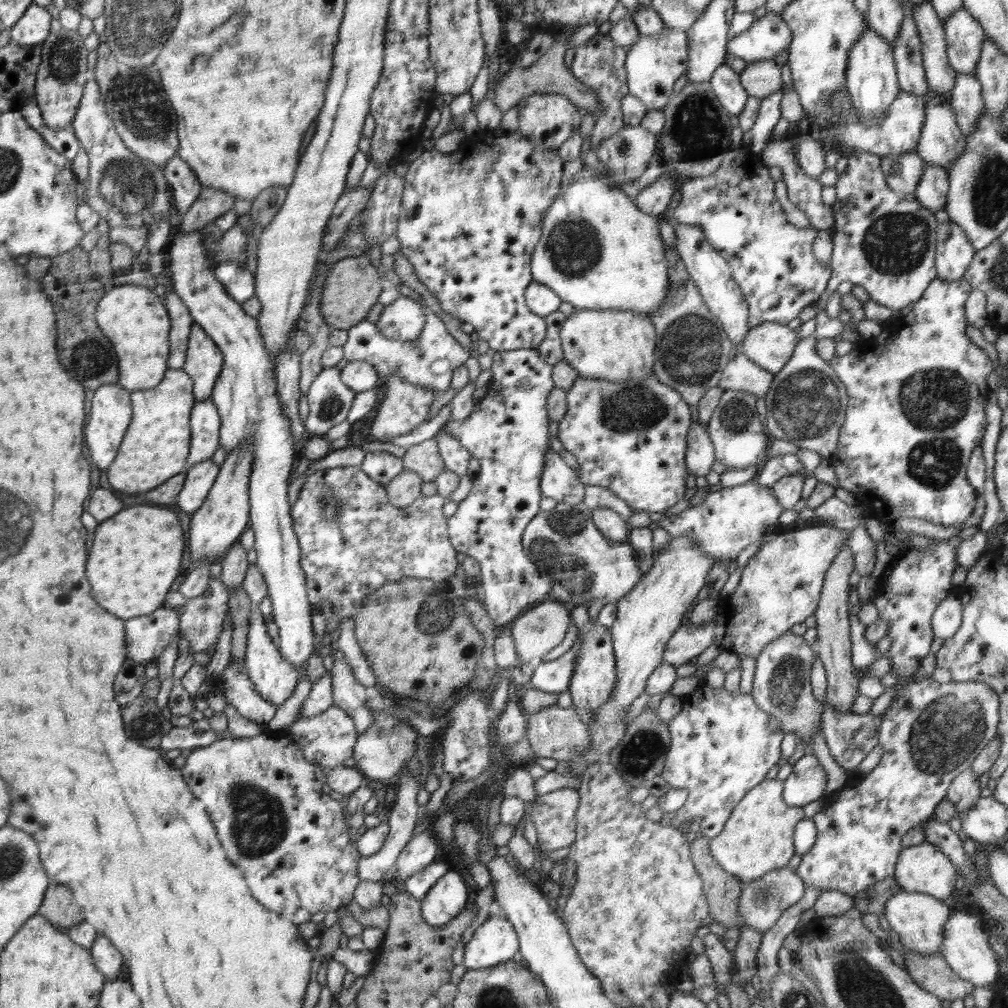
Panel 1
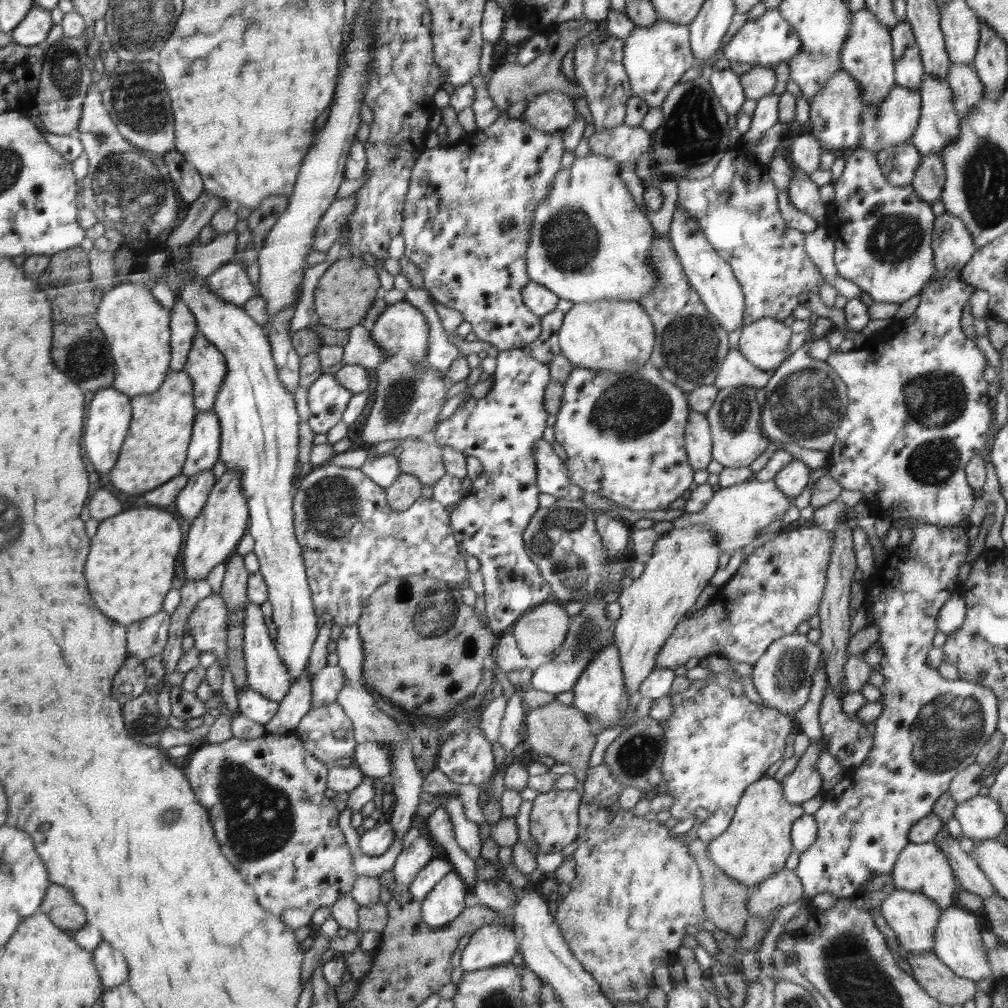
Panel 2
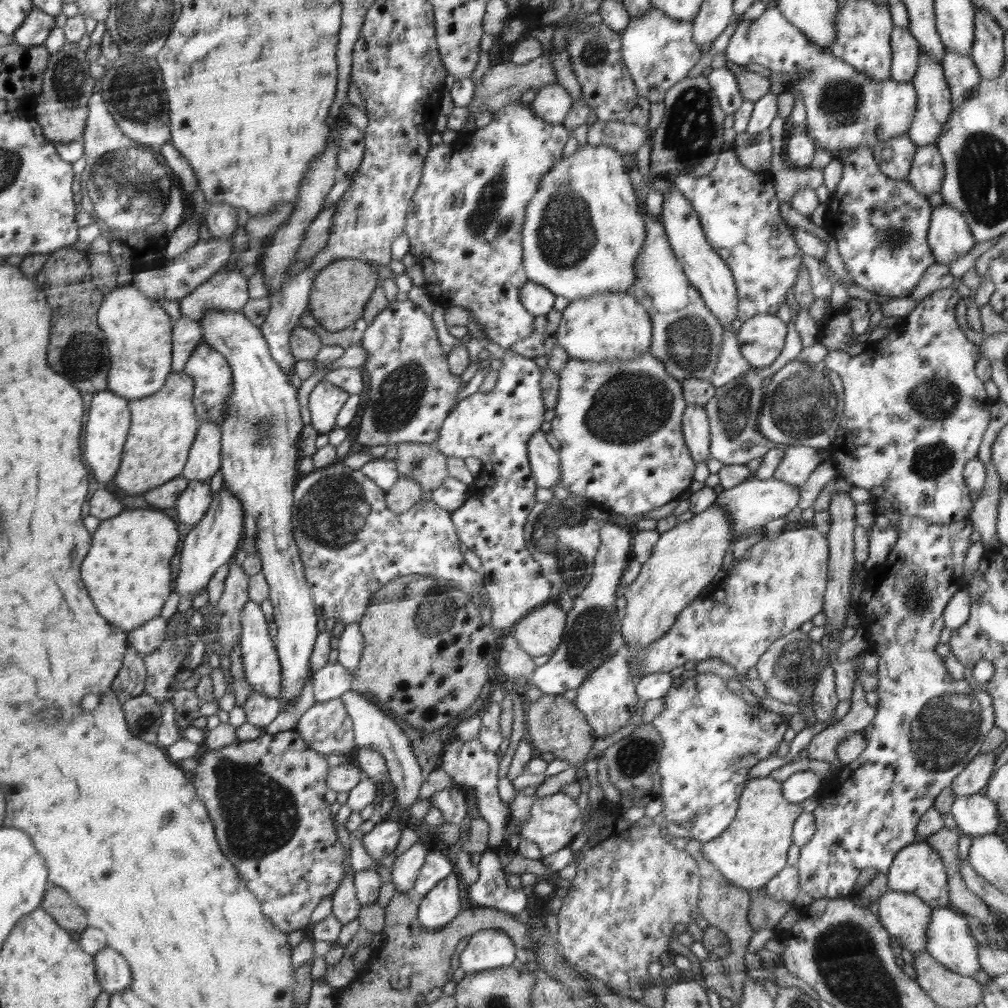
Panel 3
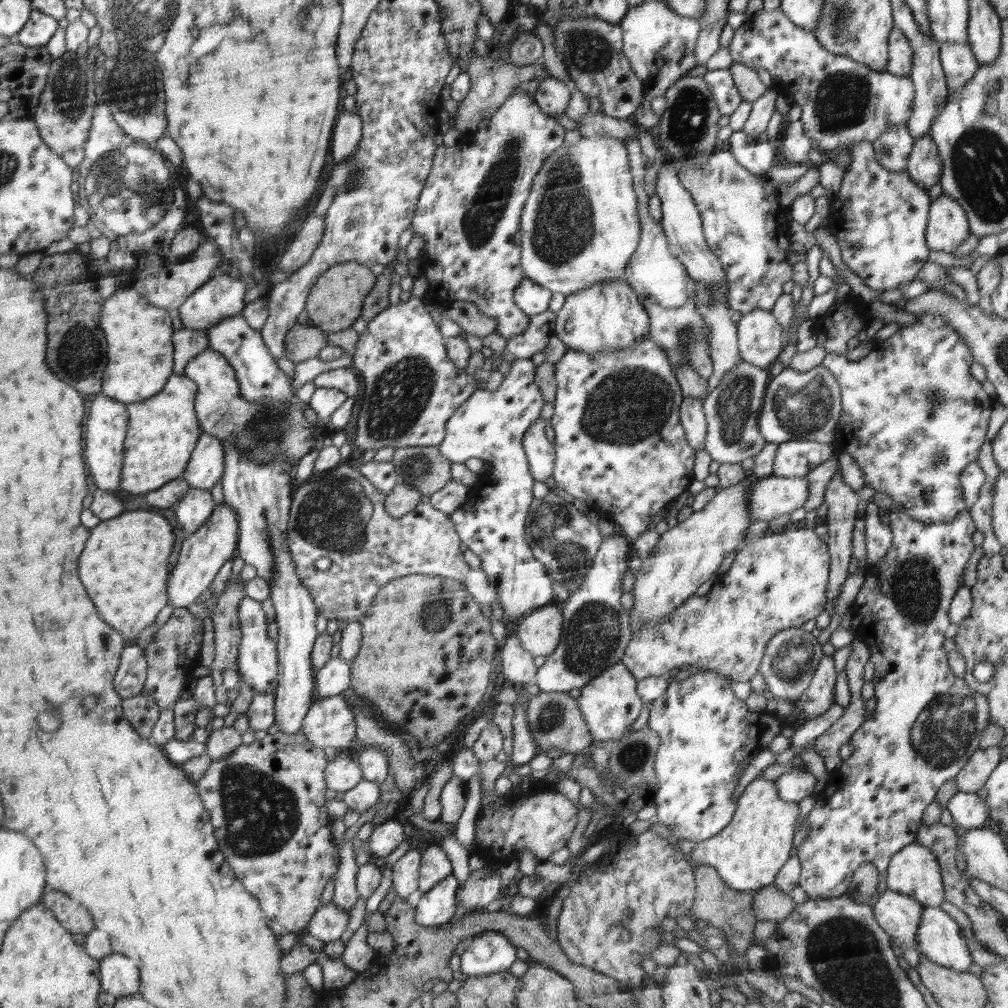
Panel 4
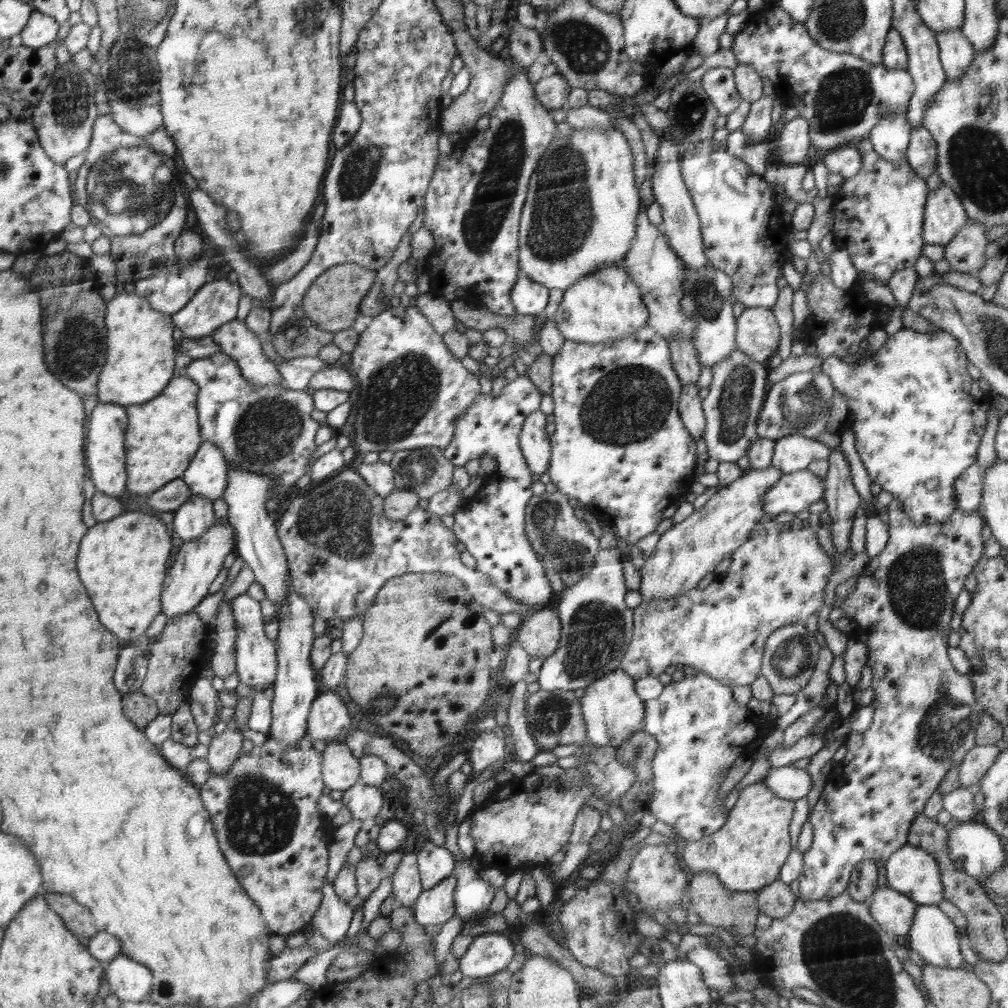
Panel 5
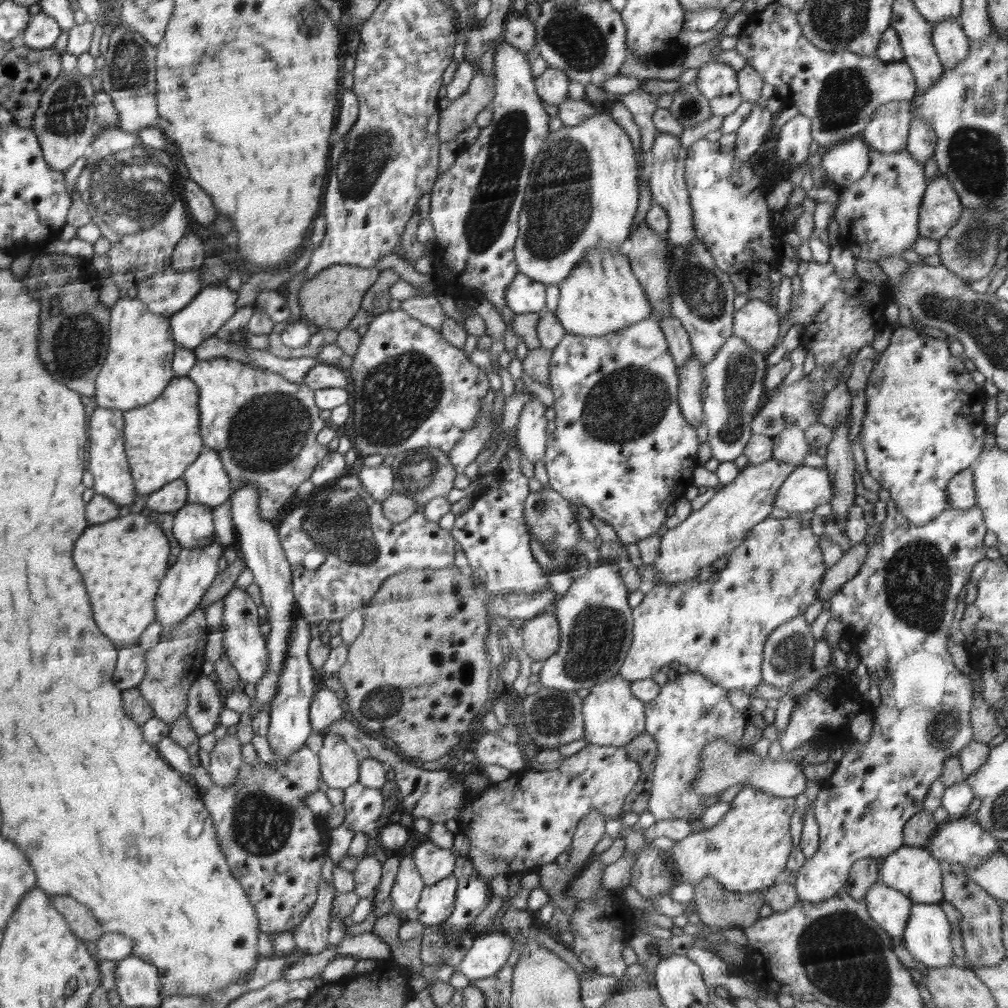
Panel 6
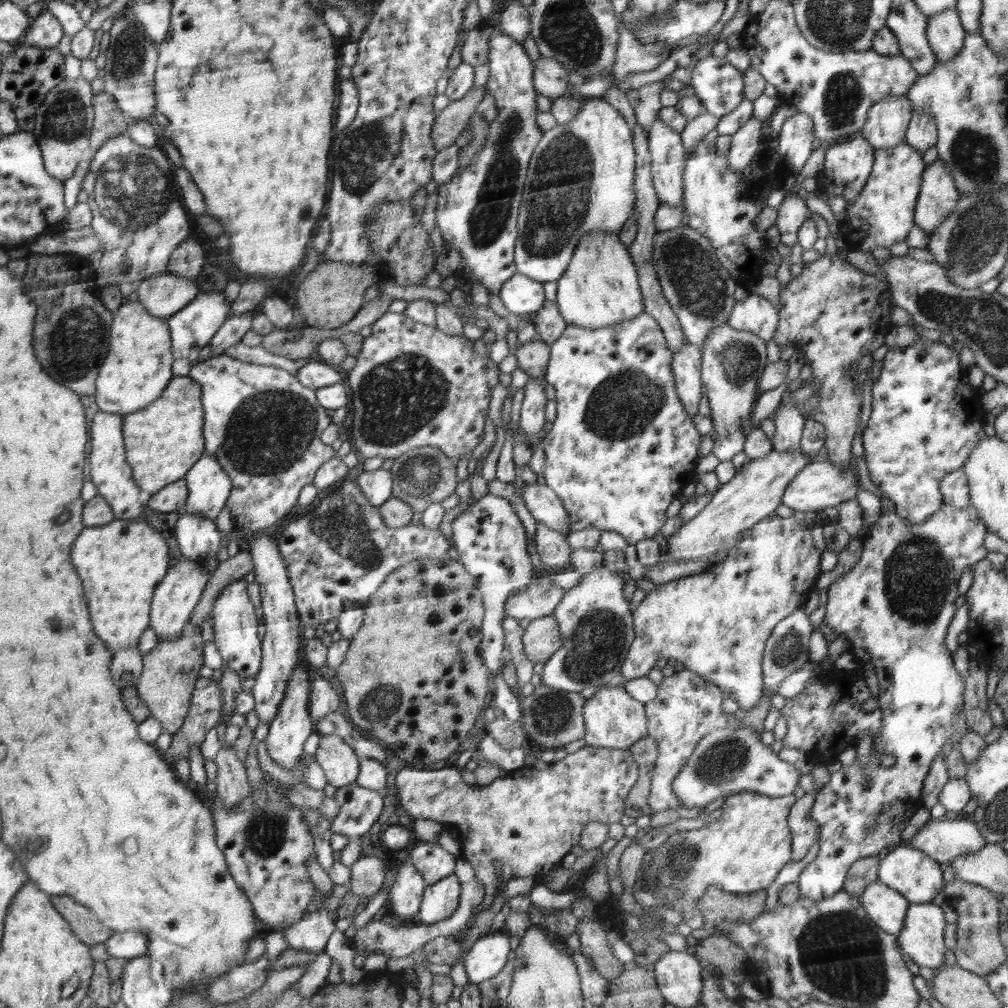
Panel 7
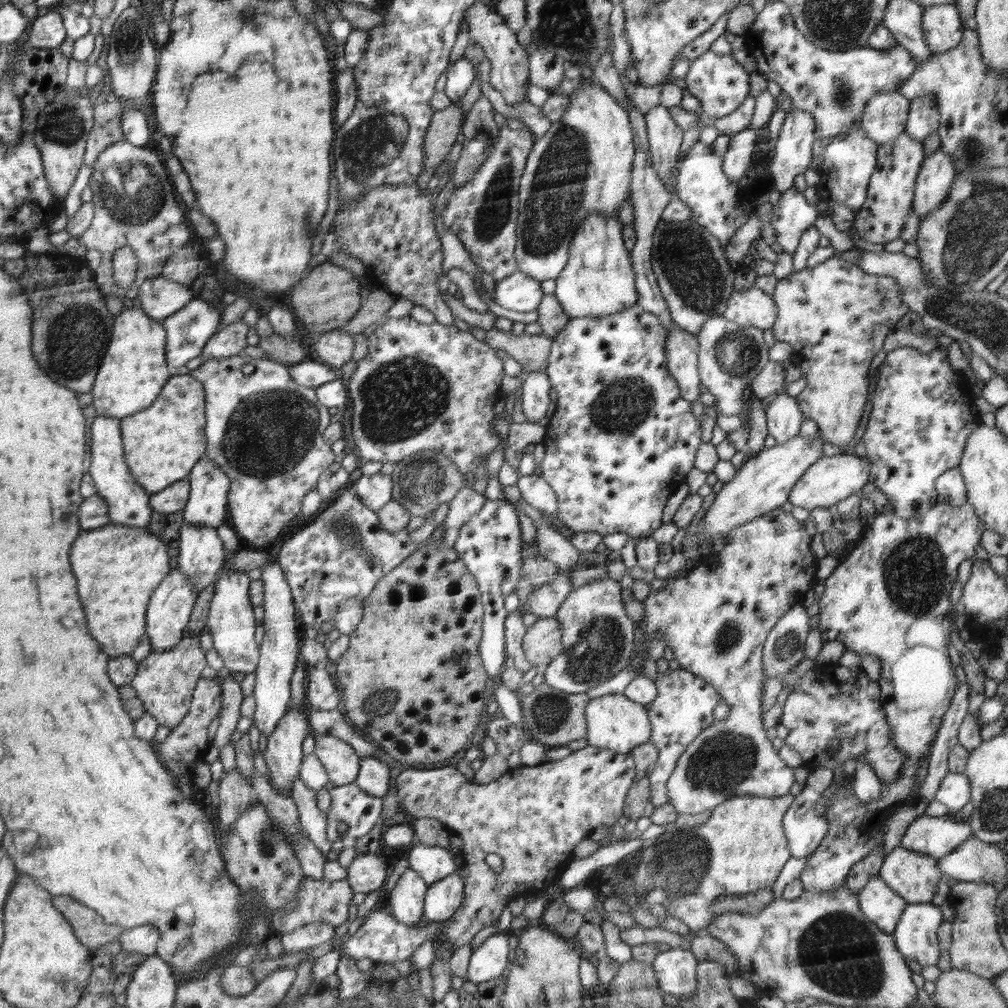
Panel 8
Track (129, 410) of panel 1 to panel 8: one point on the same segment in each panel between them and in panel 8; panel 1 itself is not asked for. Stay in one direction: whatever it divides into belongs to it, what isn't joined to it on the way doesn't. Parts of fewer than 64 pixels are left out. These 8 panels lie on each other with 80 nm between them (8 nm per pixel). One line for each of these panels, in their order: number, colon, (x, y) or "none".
2: (109, 419)
3: (109, 421)
4: (106, 430)
5: (106, 454)
6: (108, 463)
7: (112, 477)
8: (129, 504)

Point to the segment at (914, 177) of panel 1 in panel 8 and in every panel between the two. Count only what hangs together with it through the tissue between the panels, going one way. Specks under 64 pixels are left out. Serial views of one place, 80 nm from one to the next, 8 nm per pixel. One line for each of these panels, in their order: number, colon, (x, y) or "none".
2: (898, 164)
3: (894, 157)
4: (892, 150)
5: (890, 138)
6: (888, 130)
7: (887, 121)
8: (883, 119)

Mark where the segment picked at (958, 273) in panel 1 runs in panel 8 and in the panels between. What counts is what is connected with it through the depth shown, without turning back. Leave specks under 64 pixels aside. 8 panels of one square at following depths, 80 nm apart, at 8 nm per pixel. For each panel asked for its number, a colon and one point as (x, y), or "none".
2: (952, 245)
3: (949, 237)
4: (948, 226)
5: (944, 215)
6: (940, 209)
7: (938, 196)
8: (936, 175)

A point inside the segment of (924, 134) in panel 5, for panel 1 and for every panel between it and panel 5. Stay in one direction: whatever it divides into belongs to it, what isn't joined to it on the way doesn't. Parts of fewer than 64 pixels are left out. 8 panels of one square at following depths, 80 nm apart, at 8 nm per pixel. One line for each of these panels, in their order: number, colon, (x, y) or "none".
1: (931, 192)
2: (928, 181)
3: (927, 173)
4: (924, 166)

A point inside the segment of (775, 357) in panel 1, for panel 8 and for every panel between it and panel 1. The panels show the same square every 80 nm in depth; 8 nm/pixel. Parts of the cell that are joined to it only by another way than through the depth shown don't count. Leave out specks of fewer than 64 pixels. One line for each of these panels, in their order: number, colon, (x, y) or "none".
2: (764, 342)
3: (761, 338)
4: (759, 336)
5: (757, 335)
6: (757, 323)
7: (755, 314)
8: (749, 307)

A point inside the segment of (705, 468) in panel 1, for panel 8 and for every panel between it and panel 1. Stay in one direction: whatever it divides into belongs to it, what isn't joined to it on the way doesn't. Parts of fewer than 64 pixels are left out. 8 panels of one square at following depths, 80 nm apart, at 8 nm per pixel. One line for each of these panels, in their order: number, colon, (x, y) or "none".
2: (698, 443)
3: (695, 425)
4: (692, 416)
5: (690, 408)
6: (690, 378)
7: (686, 366)
8: (681, 349)

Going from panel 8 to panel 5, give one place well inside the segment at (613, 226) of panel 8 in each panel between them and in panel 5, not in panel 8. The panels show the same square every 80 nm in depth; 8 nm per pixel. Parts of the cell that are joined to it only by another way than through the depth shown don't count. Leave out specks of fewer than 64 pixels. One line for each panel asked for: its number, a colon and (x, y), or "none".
5: (606, 305)
6: (605, 296)
7: (603, 288)

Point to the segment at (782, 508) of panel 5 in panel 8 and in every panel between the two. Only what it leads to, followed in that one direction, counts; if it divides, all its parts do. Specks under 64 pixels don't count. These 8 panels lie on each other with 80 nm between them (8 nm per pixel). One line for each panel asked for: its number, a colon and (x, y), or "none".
6: (807, 487)
7: (821, 484)
8: (831, 478)

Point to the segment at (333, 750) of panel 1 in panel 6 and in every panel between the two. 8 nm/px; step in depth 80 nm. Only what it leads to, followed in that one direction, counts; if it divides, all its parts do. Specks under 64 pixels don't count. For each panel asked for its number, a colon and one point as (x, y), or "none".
2: (328, 734)
3: (326, 727)
4: (330, 723)
5: (329, 720)
6: (325, 709)

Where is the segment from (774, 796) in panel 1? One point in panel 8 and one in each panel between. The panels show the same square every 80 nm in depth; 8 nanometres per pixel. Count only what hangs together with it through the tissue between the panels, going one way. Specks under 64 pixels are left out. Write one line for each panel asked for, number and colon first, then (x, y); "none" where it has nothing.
2: (756, 844)
3: (753, 849)
4: (758, 841)
5: (746, 854)
6: (747, 850)
7: (742, 852)
8: (742, 847)

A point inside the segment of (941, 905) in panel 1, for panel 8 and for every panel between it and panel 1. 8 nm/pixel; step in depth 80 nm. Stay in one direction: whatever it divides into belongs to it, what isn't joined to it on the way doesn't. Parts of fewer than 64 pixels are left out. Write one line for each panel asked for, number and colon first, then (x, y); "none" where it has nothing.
2: (913, 916)
3: (905, 916)
4: (899, 915)
5: (894, 912)
6: (889, 908)
7: (886, 907)
8: (882, 905)

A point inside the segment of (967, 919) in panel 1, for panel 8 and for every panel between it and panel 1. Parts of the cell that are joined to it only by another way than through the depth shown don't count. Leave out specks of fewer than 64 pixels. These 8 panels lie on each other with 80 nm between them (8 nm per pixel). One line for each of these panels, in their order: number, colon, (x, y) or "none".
2: (958, 944)
3: (949, 941)
4: (939, 938)
5: (933, 935)
6: (927, 935)
7: (922, 936)
8: (916, 934)

